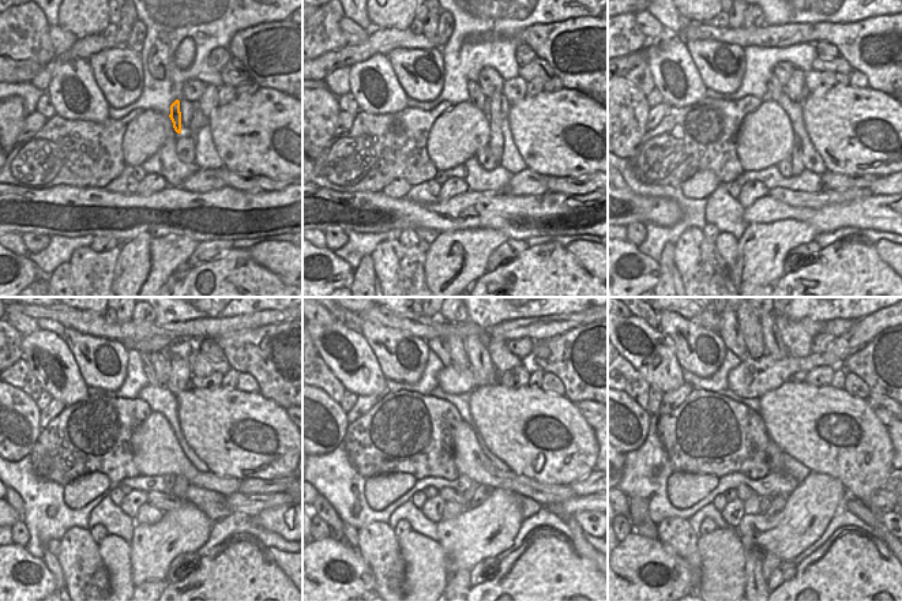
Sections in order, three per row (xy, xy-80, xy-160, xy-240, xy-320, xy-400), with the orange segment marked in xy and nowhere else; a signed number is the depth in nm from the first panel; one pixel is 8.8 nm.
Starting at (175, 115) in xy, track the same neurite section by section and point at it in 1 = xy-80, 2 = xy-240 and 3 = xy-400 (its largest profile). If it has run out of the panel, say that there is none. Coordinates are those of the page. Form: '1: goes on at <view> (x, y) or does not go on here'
1: goes on at xy-80 (476, 97)
2: goes on at xy-240 (151, 376)
3: goes on at xy-400 (729, 329)

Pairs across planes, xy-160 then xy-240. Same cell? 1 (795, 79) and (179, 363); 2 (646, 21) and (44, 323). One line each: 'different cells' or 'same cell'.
1: same cell
2: different cells

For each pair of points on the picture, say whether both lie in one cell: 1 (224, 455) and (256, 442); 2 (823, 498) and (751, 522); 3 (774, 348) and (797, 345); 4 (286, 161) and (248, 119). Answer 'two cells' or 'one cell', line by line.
1: one cell
2: one cell
3: two cells
4: one cell

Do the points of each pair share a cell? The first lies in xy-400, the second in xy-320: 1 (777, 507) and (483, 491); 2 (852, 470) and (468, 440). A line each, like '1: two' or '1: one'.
1: one
2: two

